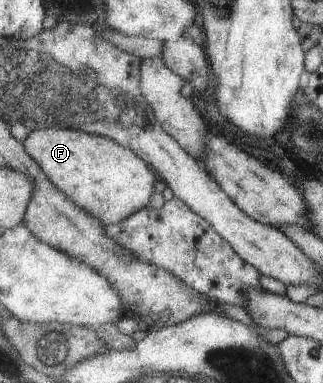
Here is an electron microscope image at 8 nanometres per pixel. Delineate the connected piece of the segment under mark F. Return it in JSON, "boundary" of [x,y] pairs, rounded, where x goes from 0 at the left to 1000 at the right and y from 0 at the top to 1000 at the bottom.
{"boundary":[[[142,332],[142,334],[96,334],[96,345],[84,352],[74,371],[80,399],[108,420],[118,431],[146,452],[146,460],[167,475],[170,486],[180,486],[238,538],[260,543],[276,559],[297,564],[316,582],[334,587],[353,587],[372,582],[390,569],[399,569],[415,554],[430,554],[440,543],[458,538],[471,507],[483,501],[480,478],[489,470],[486,454],[477,444],[464,441],[446,415],[433,413],[427,402],[412,399],[406,389],[365,379],[365,371],[325,360],[313,352],[288,347],[266,347],[263,342],[241,342],[226,337],[198,337],[189,332]]]}

